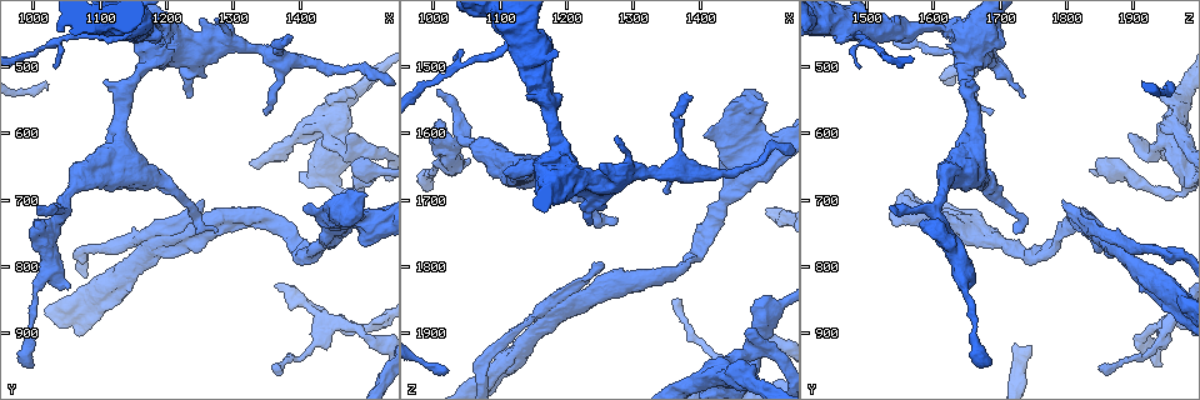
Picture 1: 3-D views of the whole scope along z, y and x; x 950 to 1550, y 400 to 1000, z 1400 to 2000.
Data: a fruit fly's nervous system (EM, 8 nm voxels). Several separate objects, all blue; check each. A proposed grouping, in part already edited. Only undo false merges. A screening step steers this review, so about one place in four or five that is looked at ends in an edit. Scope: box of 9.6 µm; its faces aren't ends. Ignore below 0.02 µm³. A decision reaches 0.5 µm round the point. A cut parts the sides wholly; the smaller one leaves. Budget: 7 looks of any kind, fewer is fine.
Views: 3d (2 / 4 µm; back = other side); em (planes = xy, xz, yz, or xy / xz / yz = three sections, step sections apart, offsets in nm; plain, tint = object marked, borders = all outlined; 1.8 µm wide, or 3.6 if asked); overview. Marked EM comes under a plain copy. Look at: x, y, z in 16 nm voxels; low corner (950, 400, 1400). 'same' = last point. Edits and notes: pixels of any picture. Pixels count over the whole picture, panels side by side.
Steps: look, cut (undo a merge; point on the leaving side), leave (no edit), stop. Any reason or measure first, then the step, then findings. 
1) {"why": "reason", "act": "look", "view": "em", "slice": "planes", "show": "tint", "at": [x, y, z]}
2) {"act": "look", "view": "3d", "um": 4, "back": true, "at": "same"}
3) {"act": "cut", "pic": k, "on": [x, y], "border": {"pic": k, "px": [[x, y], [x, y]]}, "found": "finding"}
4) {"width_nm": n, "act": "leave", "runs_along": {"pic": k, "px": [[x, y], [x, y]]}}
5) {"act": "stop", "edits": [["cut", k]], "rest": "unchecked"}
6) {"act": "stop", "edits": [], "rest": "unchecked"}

{"why": "three-way junction", "act": "look", "view": "em", "um": 3.6, "slice": "xz", "step": 16, "show": "tint", "at": [1135, 615, 1655]}

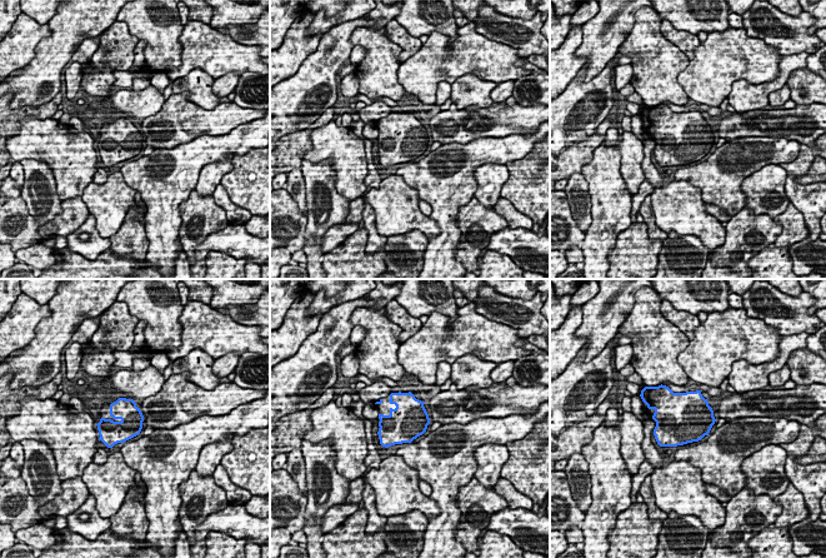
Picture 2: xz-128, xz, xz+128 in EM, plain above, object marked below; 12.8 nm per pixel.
{"width_nm": 440, "act": "leave", "found": "one neuron here"}

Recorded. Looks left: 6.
{"why": "thick turns thin", "act": "look", "view": "em", "um": 3.6, "slice": "planes", "show": "tint", "at": [1190, 445, 1615]}

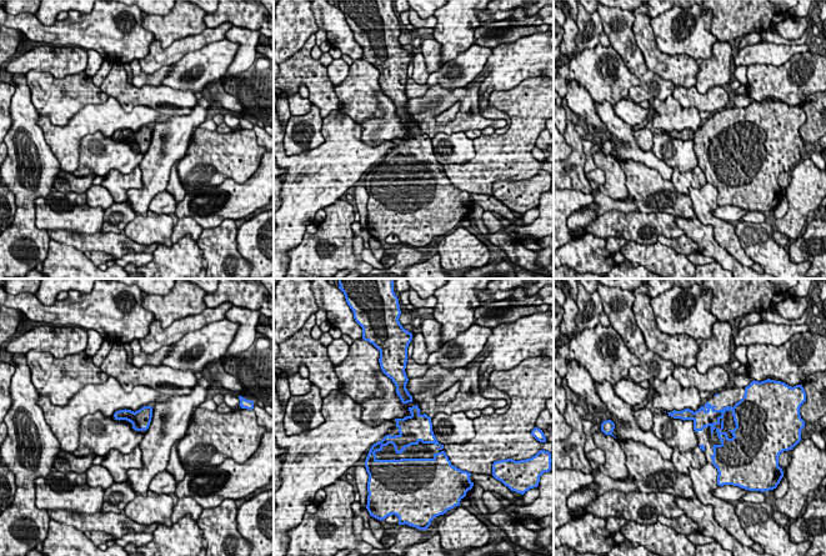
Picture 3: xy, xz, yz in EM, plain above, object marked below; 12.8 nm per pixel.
{"width_nm": 260, "act": "leave", "found": "continuous, no second neuron"}

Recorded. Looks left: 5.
{"why": "four arms meet", "act": "look", "view": "em", "slice": "xz", "step": 8, "show": "tint", "at": [1120, 455, 1470]}

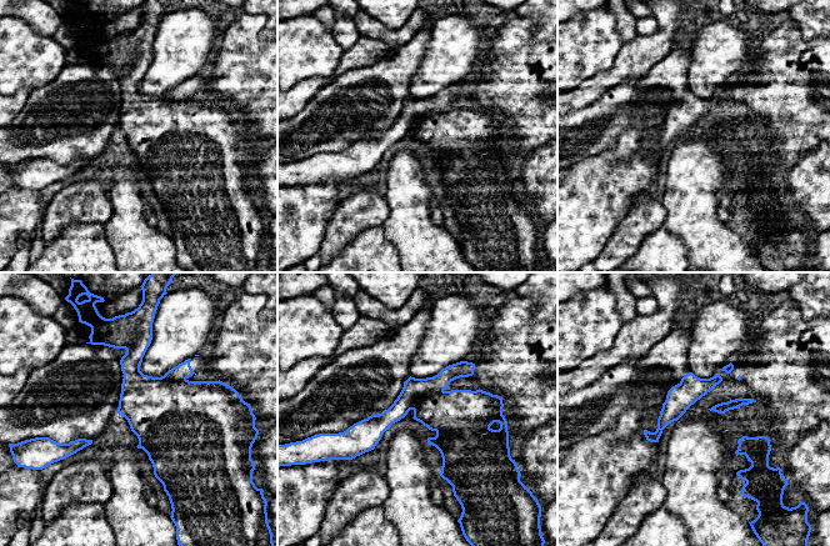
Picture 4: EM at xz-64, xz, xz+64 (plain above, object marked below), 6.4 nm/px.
{"width_nm": 160, "act": "cut", "pic": 4, "on": [413, 387], "found": "a second neuron is stuck on"}

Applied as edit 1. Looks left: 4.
{"act": "stop", "edits": [["cut", 4]], "rest": "unchecked"}

